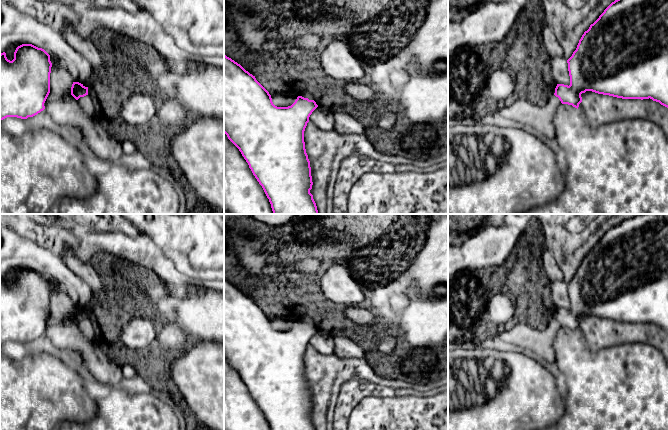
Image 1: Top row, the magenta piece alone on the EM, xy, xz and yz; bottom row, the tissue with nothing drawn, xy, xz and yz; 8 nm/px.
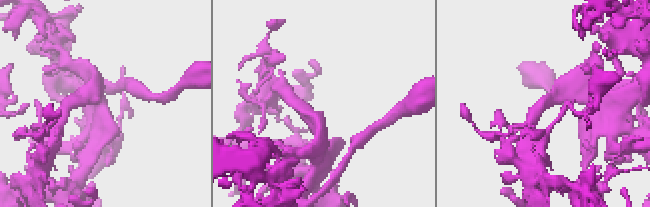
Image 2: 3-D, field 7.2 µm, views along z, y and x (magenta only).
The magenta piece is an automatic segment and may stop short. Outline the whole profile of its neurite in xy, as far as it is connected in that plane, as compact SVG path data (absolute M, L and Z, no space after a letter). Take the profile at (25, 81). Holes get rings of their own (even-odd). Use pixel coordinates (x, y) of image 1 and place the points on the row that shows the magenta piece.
M22 44L14 52L14 59L8 60L6 53L0 54L0 121L7 117L27 119L45 109L44 103L50 93L50 55L42 48L32 44Z

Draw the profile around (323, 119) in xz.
M319 106L312 112L309 121L317 128L325 131L332 131L335 127L333 111L328 111Z

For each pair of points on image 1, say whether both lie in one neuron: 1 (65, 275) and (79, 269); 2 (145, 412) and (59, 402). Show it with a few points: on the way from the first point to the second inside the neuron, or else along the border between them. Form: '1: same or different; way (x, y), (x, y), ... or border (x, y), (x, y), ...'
1: different; border (61, 258), (90, 288)
2: different; border (95, 400), (96, 414), (90, 419)

